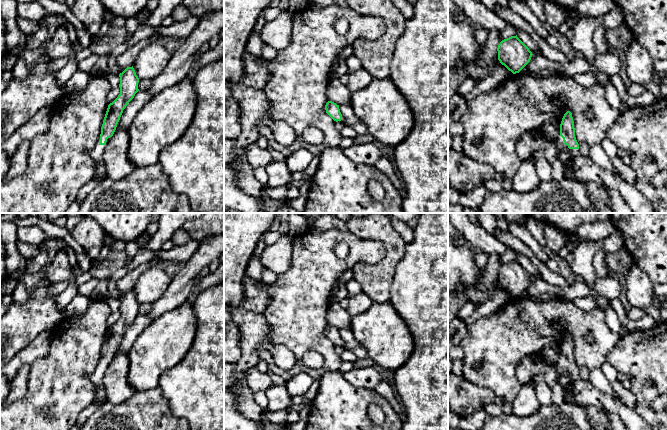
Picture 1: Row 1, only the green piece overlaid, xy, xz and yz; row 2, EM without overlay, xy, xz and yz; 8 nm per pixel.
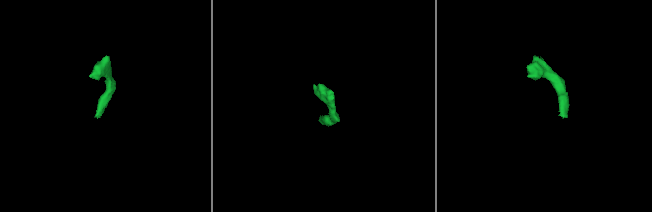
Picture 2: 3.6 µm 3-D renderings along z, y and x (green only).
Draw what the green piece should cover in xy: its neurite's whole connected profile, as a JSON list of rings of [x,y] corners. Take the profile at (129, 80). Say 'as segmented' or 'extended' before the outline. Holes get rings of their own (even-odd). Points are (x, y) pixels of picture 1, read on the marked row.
extended; [[[133,66],[127,67],[122,73],[119,74],[119,77],[120,94],[112,103],[108,105],[101,127],[100,138],[94,148],[90,151],[90,156],[97,163],[94,179],[100,178],[104,173],[106,173],[105,164],[103,161],[104,151],[116,130],[123,110],[139,91],[139,78],[136,75]]]

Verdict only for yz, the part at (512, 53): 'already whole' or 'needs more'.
already whole

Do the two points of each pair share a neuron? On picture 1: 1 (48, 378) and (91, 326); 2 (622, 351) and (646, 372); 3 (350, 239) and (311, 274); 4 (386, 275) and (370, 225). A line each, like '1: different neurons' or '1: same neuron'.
1: same neuron
2: same neuron
3: same neuron
4: same neuron

